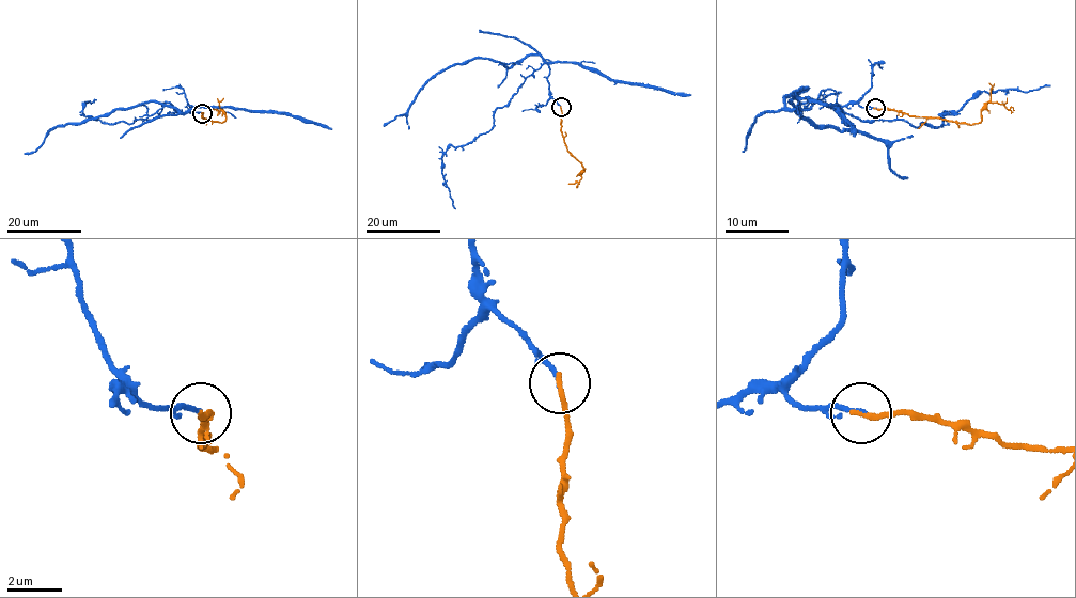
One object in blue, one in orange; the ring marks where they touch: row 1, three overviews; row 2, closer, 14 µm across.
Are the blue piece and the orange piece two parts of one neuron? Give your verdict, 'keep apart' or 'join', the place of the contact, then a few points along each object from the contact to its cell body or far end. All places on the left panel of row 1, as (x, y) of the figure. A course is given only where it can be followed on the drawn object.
join | (202, 113) | blue via (202, 113), (178, 113), (165, 101), (154, 119), (103, 123), (83, 114), (83, 103), (96, 99) | orange via (202, 113), (202, 117), (207, 120), (221, 123), (225, 120), (222, 109), (209, 107)

